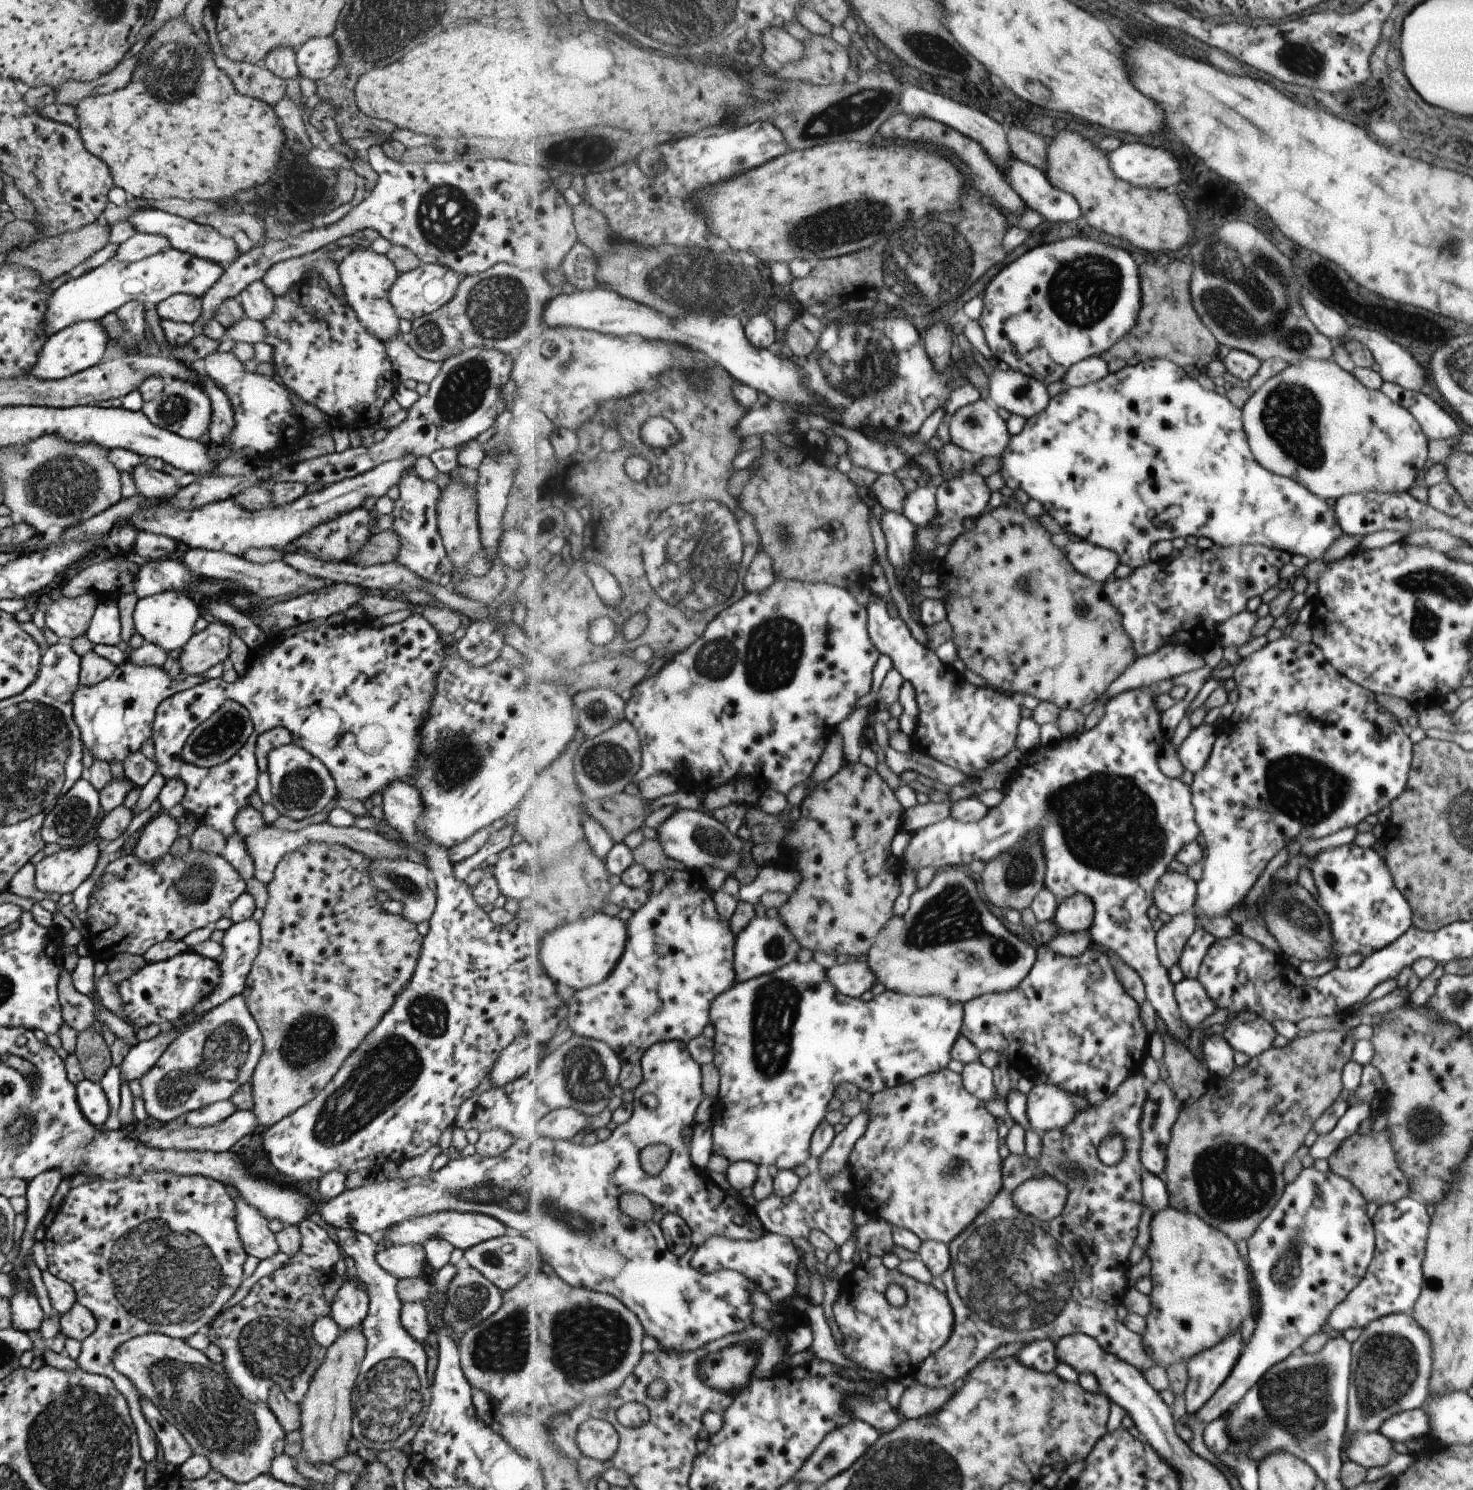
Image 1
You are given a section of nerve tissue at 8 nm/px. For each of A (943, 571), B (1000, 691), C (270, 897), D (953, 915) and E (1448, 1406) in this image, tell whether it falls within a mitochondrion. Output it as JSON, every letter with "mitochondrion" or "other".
{"A":"other","B":"other","C":"other","D":"mitochondrion","E":"other"}

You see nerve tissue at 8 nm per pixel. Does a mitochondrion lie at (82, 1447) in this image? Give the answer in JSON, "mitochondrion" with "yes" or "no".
{"mitochondrion":"yes"}

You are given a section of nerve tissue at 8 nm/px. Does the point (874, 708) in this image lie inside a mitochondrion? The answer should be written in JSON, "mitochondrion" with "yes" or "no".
{"mitochondrion":"no"}

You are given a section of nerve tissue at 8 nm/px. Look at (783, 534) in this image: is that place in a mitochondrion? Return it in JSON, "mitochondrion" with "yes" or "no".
{"mitochondrion":"yes"}

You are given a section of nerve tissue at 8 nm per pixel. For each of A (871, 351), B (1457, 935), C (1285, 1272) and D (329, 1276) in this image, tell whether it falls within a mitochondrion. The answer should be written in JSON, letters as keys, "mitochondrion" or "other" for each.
{"A":"mitochondrion","B":"other","C":"mitochondrion","D":"other"}

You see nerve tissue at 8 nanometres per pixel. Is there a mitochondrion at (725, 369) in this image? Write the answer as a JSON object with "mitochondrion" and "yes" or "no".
{"mitochondrion":"no"}

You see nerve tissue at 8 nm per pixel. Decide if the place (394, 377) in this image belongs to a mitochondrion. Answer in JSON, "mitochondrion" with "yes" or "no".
{"mitochondrion":"no"}

